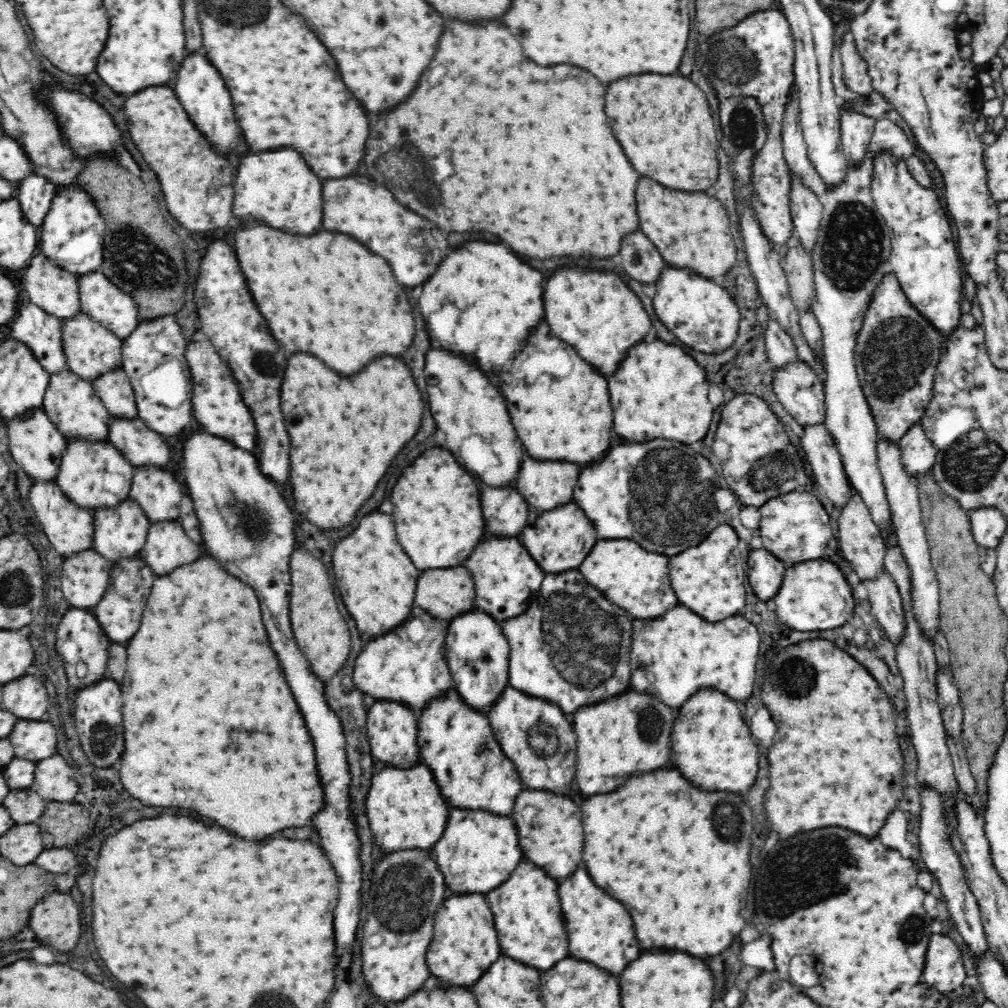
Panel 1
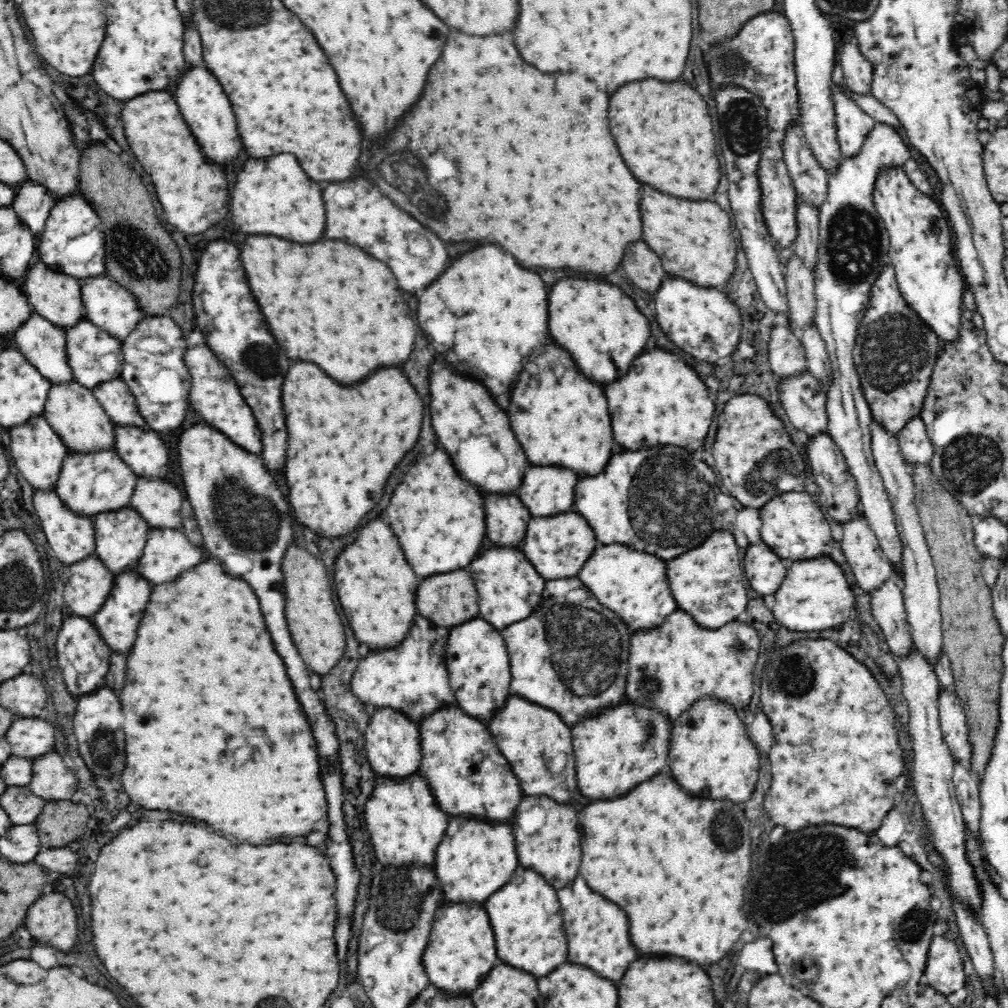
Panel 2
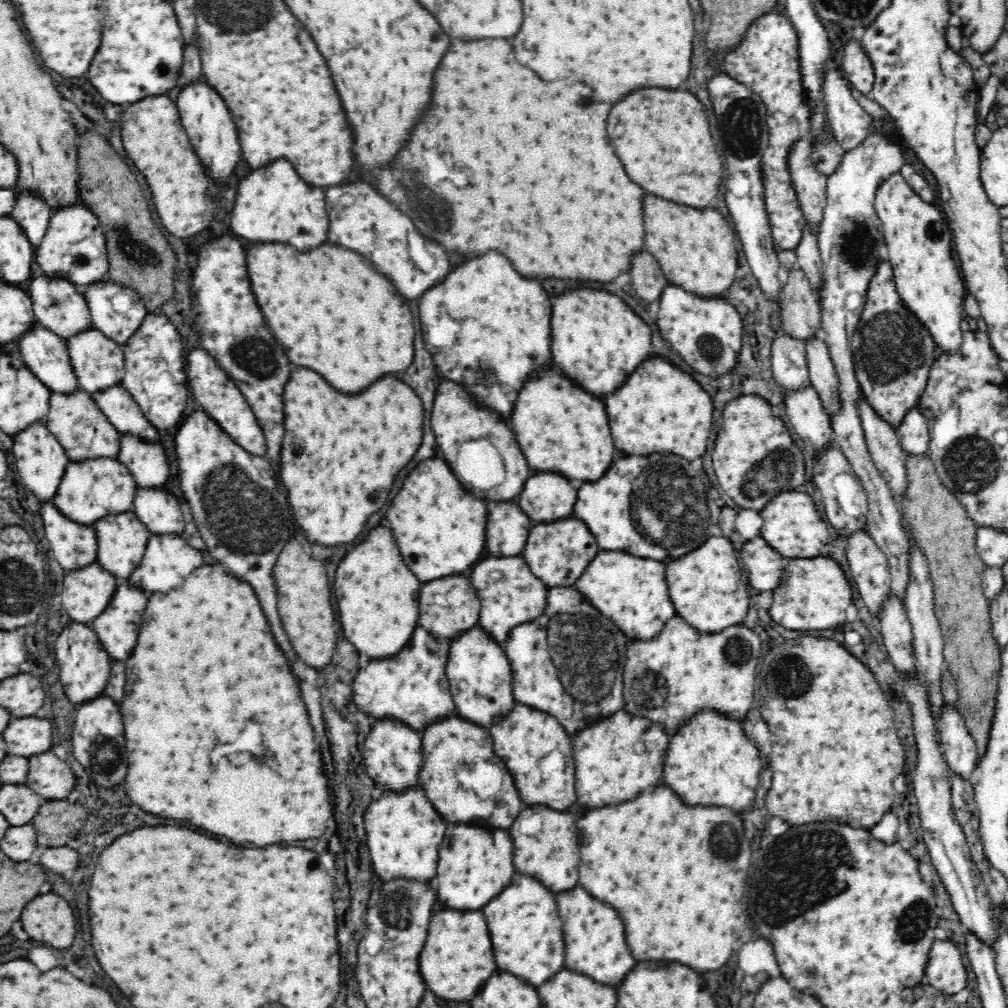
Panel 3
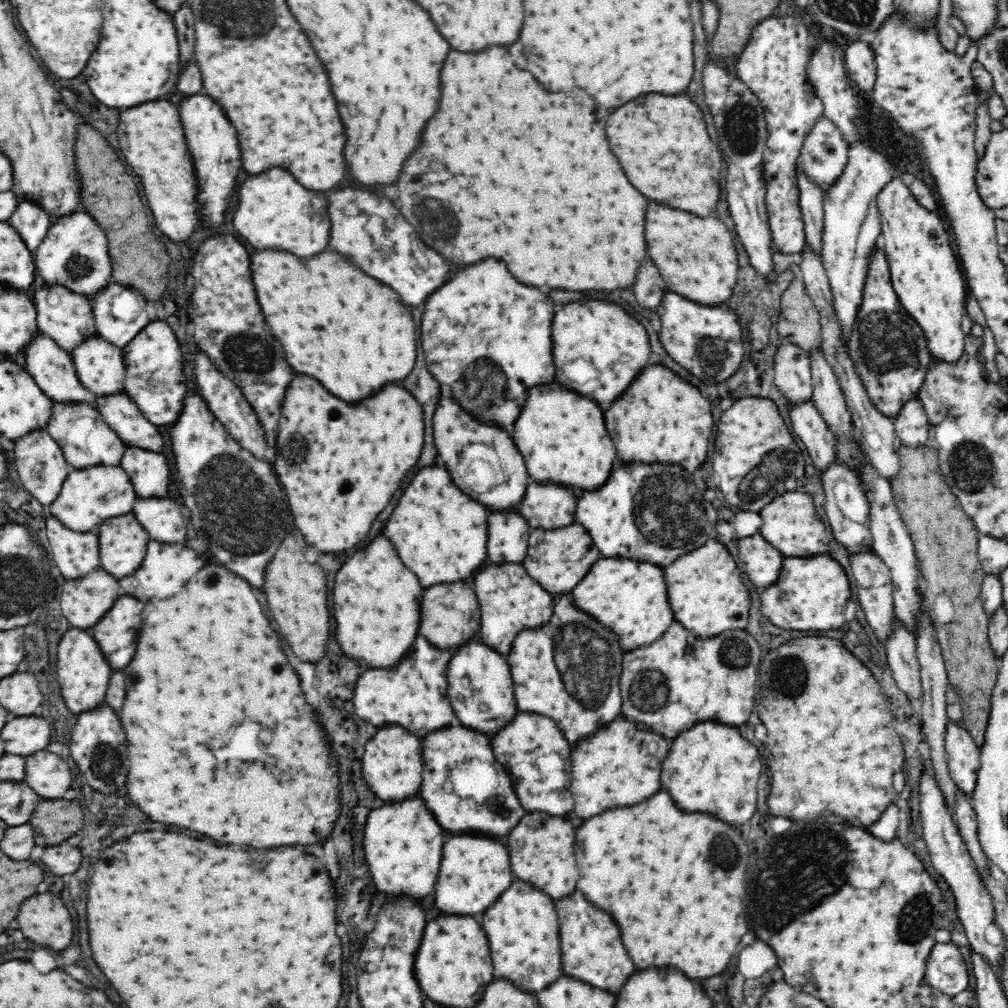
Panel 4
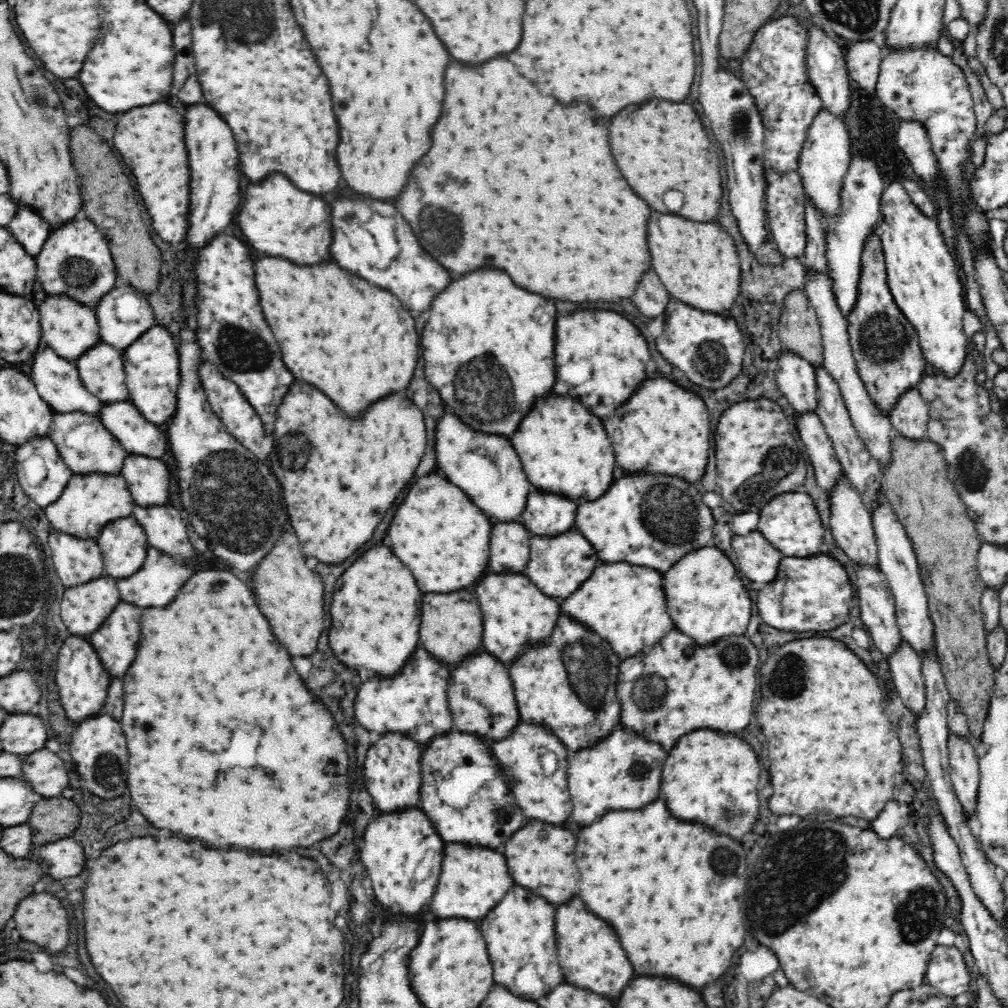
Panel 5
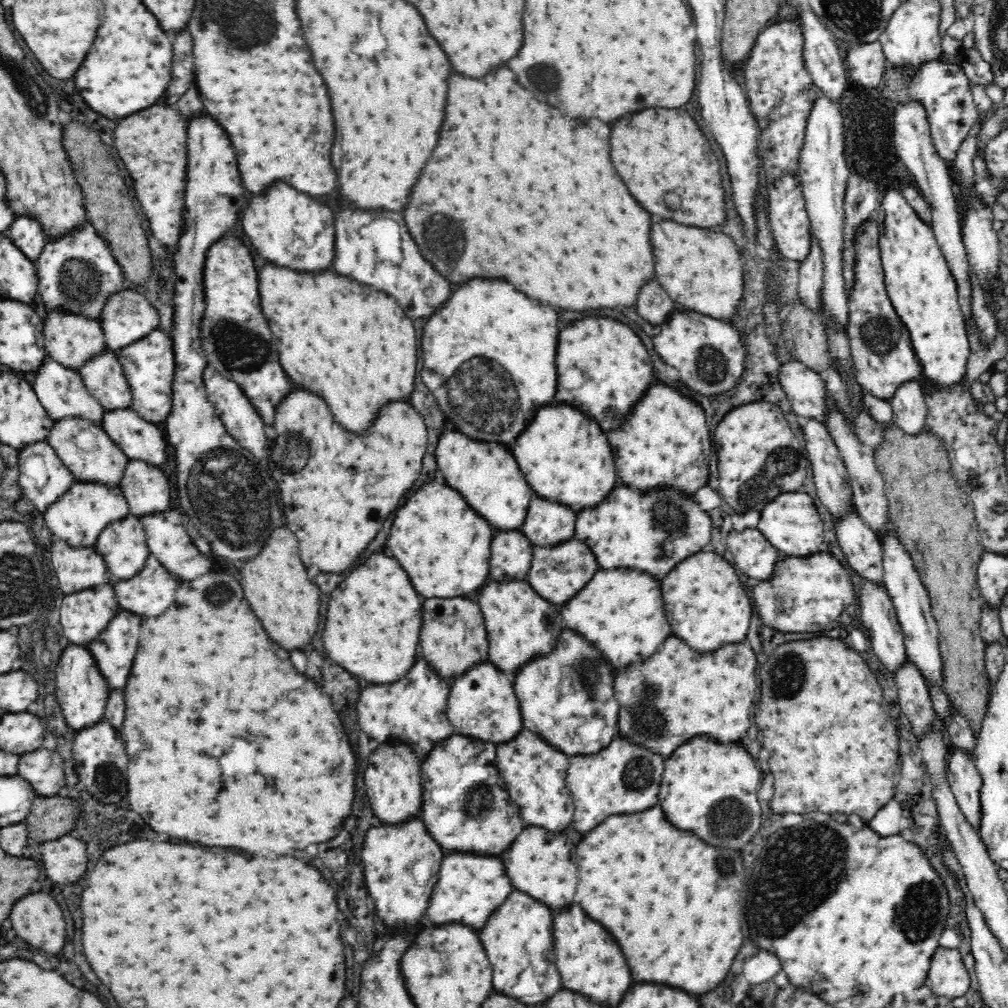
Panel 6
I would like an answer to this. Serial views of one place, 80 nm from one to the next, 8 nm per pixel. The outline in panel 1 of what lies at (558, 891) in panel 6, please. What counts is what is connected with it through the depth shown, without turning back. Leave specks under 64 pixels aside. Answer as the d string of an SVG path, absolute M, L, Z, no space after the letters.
M525 788L514 803L512 818L516 822L520 834L520 848L524 858L532 860L536 866L552 874L552 878L568 878L576 866L582 862L582 812L580 806L574 804L566 796L556 796L550 791L530 790Z

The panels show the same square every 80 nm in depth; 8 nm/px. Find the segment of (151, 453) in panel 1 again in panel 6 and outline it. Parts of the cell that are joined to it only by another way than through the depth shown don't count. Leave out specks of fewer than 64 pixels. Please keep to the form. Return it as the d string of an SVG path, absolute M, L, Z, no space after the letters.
M130 460L118 485L128 503L130 515L142 518L170 509L170 484L159 466L150 465L144 461Z

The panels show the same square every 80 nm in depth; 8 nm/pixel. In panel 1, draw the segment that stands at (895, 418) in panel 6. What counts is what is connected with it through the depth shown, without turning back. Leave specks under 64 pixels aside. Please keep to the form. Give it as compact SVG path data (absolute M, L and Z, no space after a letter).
M919 422L906 430L906 434L898 440L897 445L901 450L906 472L910 476L918 478L920 474L931 472L930 468L935 462L937 450Z

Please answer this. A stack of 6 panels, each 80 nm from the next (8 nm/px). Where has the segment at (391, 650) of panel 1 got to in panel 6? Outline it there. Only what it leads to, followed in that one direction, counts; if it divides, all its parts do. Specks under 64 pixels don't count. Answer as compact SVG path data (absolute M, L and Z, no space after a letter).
M420 658L398 682L370 685L356 703L356 723L361 732L378 744L404 743L412 747L420 761L443 739L454 734L447 717L451 683L439 677Z

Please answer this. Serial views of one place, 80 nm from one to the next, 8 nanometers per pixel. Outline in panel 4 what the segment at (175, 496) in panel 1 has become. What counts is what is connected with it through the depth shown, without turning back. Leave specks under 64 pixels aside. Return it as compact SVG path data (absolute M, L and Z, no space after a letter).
M168 496L151 499L137 497L131 512L146 529L150 541L164 545L186 544L186 520L180 506Z

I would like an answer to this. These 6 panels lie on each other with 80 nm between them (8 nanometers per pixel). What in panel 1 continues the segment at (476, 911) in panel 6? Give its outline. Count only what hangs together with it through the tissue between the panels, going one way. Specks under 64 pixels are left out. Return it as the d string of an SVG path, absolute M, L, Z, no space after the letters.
M454 809L450 811L448 826L440 838L440 842L434 846L434 858L446 878L446 886L452 888L454 894L486 894L506 882L512 874L512 870L518 866L522 852L518 848L518 832L512 818L496 816L484 810Z

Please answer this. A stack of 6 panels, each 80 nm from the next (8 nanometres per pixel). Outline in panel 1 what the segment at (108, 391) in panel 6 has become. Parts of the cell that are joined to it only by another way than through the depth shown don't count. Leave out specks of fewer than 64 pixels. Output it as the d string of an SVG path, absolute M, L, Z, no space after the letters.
M82 312L62 321L62 338L64 354L69 370L84 381L92 382L100 375L109 373L121 366L123 340L102 326L98 321Z

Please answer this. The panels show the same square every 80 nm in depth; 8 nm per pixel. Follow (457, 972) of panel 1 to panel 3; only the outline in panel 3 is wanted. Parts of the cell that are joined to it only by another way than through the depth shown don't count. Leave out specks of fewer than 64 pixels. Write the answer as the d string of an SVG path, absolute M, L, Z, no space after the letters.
M446 910L432 916L426 946L420 954L420 972L426 980L426 986L437 997L470 1002L481 991L480 986L483 987L490 974L496 970L490 946L492 942L482 912Z

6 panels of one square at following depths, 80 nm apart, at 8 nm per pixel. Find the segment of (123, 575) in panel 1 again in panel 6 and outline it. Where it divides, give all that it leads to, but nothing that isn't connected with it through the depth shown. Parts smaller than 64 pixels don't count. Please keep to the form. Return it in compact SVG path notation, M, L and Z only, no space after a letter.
M120 610L116 616L110 621L110 625L102 629L99 636L96 637L89 645L88 650L92 653L98 670L102 672L102 677L106 681L106 685L112 690L122 690L128 682L130 676L130 668L138 650L138 640L140 640L140 618L136 618L134 614Z

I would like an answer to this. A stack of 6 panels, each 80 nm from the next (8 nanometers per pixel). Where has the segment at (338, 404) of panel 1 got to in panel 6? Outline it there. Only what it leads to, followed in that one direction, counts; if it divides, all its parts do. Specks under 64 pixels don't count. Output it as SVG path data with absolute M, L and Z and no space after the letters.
M296 392L296 394L288 396L286 402L276 410L274 430L276 430L276 434L278 434L278 438L276 438L278 444L276 444L274 448L270 448L270 464L268 464L268 468L270 468L272 478L278 482L278 488L280 488L280 500L282 500L282 504L284 504L284 514L286 514L288 528L290 528L290 530L298 536L298 540L300 540L300 558L302 558L302 562L304 562L306 568L316 566L320 572L340 574L340 572L344 572L346 568L350 568L350 566L354 564L356 558L360 558L360 556L364 554L364 550L368 548L368 544L376 538L378 530L382 528L384 518L388 518L388 516L400 506L402 496L412 488L412 484L414 484L416 478L420 476L422 460L427 453L428 444L425 422L422 420L422 416L420 416L410 404L394 402L394 404L390 404L390 406L384 406L384 410L380 412L378 420L374 422L374 426L368 430L366 436L356 436L356 434L352 434L352 432L348 432L348 430L342 430L342 428L334 422L334 418L332 418L328 406L326 406L326 402L324 402L322 398L316 398L316 396L308 394L308 392Z

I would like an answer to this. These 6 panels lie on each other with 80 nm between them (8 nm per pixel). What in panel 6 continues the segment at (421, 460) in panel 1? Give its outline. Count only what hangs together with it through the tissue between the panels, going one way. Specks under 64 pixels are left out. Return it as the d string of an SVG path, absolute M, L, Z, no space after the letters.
M430 482L416 490L406 506L396 512L384 554L400 562L420 596L456 598L486 584L492 534L490 523L480 518L456 490Z

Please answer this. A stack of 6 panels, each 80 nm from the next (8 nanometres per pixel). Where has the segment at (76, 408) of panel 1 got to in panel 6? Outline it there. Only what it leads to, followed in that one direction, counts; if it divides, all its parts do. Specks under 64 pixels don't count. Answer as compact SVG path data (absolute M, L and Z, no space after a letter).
M78 417L58 421L52 427L46 441L56 451L64 466L75 476L75 480L82 483L100 483L107 487L115 487L120 484L130 461L101 426Z

